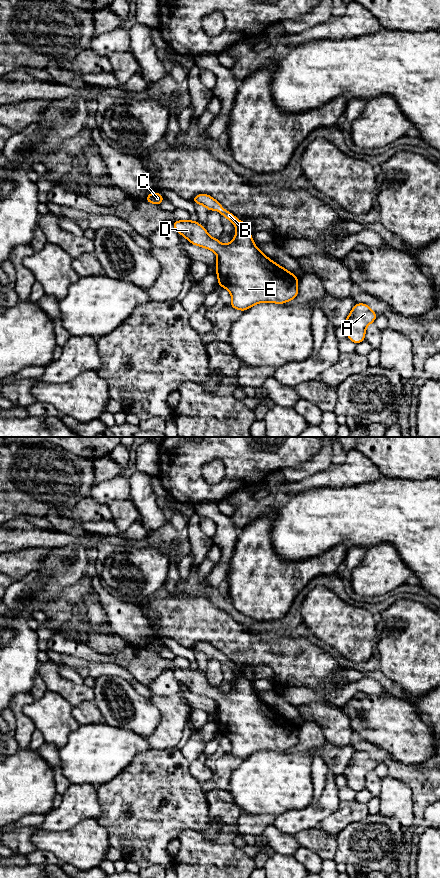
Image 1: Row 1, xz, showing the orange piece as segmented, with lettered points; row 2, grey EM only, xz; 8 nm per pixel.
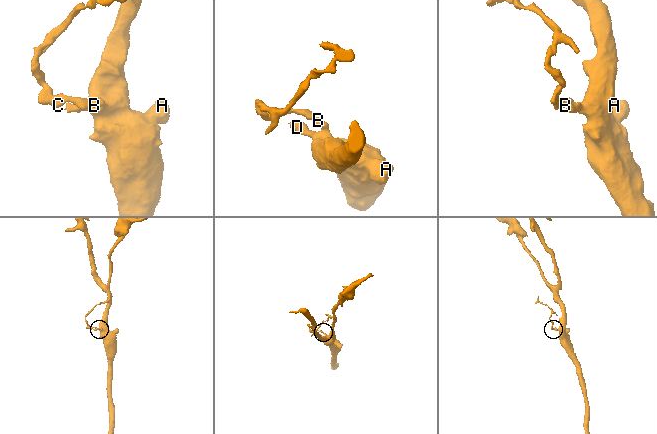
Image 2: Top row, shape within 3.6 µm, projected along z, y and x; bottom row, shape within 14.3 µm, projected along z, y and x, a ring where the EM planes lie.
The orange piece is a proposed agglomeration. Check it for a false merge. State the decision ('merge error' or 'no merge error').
merge error

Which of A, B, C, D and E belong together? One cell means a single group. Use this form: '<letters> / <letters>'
A D E / B C

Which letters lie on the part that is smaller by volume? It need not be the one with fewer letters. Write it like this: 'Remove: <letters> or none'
Remove: B, C

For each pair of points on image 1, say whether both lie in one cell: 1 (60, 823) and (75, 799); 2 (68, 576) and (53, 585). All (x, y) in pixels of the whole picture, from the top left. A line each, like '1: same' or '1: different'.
1: same
2: same

